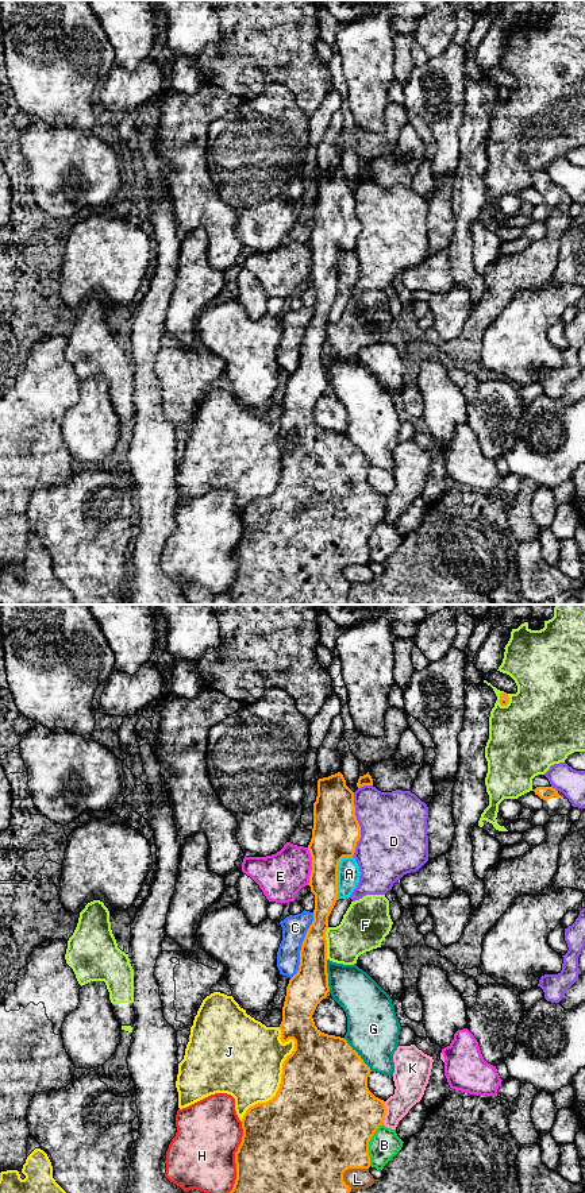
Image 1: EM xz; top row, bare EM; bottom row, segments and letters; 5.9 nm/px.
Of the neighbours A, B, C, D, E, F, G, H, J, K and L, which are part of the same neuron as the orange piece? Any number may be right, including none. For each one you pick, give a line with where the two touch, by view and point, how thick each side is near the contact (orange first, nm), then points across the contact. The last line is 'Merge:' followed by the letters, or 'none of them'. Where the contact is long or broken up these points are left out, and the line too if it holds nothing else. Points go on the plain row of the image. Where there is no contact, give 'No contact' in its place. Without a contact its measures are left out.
Merge: none of them

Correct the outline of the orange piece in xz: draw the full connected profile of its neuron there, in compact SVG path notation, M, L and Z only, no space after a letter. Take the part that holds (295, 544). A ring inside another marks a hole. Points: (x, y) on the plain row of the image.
M340 167L317 175L317 192L313 198L313 224L308 246L312 252L309 271L315 290L313 317L300 345L297 368L289 375L280 420L281 437L295 436L295 445L282 459L281 479L276 491L250 502L242 514L243 532L235 548L236 575L228 588L232 605L347 605L351 583L343 576L349 564L369 564L369 537L384 520L385 497L367 483L370 463L345 433L322 428L313 417L317 399L330 387L327 368L328 312L338 296L338 262L343 252L353 252L361 233L361 221L355 212L354 188L346 181Z

